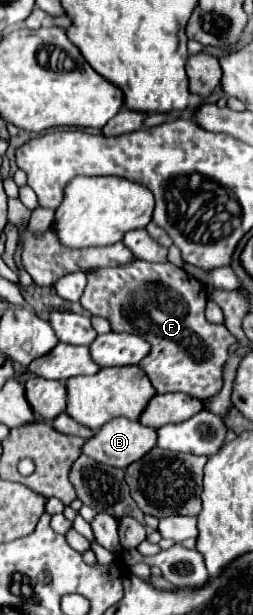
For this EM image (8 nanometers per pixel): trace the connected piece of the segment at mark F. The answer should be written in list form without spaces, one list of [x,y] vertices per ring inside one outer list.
[[[135,260],[119,268],[99,268],[97,272],[87,272],[87,288],[81,296],[81,306],[91,314],[105,316],[115,332],[135,332],[151,344],[149,356],[141,360],[139,368],[149,376],[153,388],[159,394],[183,392],[199,400],[215,396],[223,386],[223,370],[229,360],[229,346],[237,344],[237,338],[225,328],[225,324],[211,324],[205,318],[207,288],[187,274],[183,268],[173,264],[151,264],[145,260]]]

